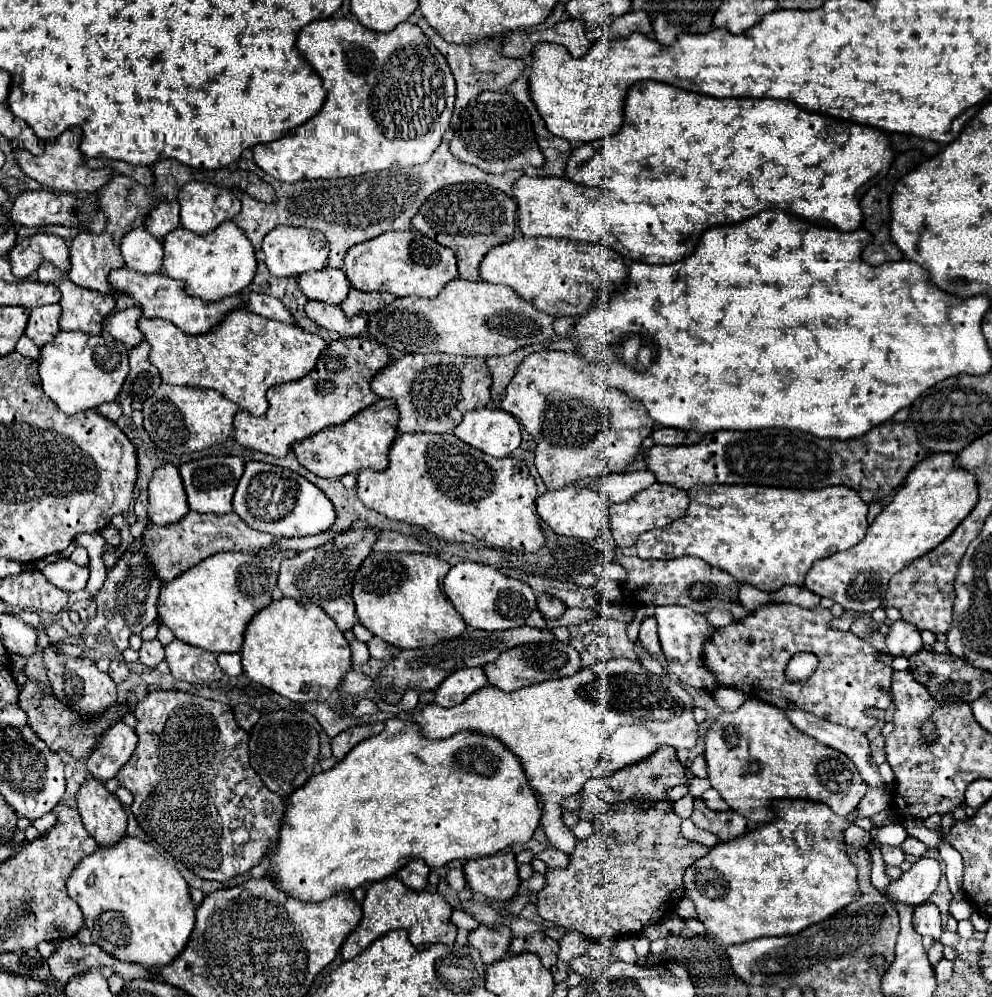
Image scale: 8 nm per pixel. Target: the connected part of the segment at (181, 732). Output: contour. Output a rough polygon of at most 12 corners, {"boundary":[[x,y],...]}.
{"boundary":[[154,690],[116,780],[204,880],[248,874],[288,802],[232,710]]}

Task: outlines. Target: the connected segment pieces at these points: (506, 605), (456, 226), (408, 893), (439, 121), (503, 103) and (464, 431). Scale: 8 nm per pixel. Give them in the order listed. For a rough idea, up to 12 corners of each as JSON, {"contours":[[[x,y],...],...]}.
{"contours":[[[458,562],[444,592],[476,630],[524,626],[536,610],[526,582]],[[488,184],[428,198],[412,226],[454,250],[478,282],[494,246],[514,238],[516,202]],[[396,878],[370,884],[342,946],[352,960],[390,930],[454,944],[452,906]],[[316,20],[322,110],[254,146],[266,174],[430,160],[456,86],[416,24]],[[482,92],[460,112],[450,152],[490,174],[540,168],[530,114]],[[472,410],[456,438],[506,458],[520,424],[504,410]]]}

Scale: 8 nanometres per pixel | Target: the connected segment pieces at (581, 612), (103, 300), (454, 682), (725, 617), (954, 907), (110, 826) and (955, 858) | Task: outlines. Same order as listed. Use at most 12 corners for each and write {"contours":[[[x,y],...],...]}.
{"contours":[[[567,608],[560,620],[546,620],[548,628],[579,625],[592,619],[590,609]],[[52,264],[38,280],[62,292],[62,330],[102,332],[114,296],[92,292]],[[482,668],[452,672],[434,704],[452,708],[486,686]],[[710,612],[706,618],[712,626],[724,628],[734,622],[732,614]],[[950,902],[950,916],[970,918],[976,908],[970,902]],[[88,776],[76,800],[84,828],[100,846],[124,838],[118,798]],[[948,842],[938,846],[944,872],[962,872],[960,854]]]}

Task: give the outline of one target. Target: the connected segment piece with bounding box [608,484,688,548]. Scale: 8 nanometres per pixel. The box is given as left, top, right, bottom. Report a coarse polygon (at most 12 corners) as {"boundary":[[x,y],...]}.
{"boundary":[[652,484],[610,504],[618,548],[684,516],[688,494]]}

